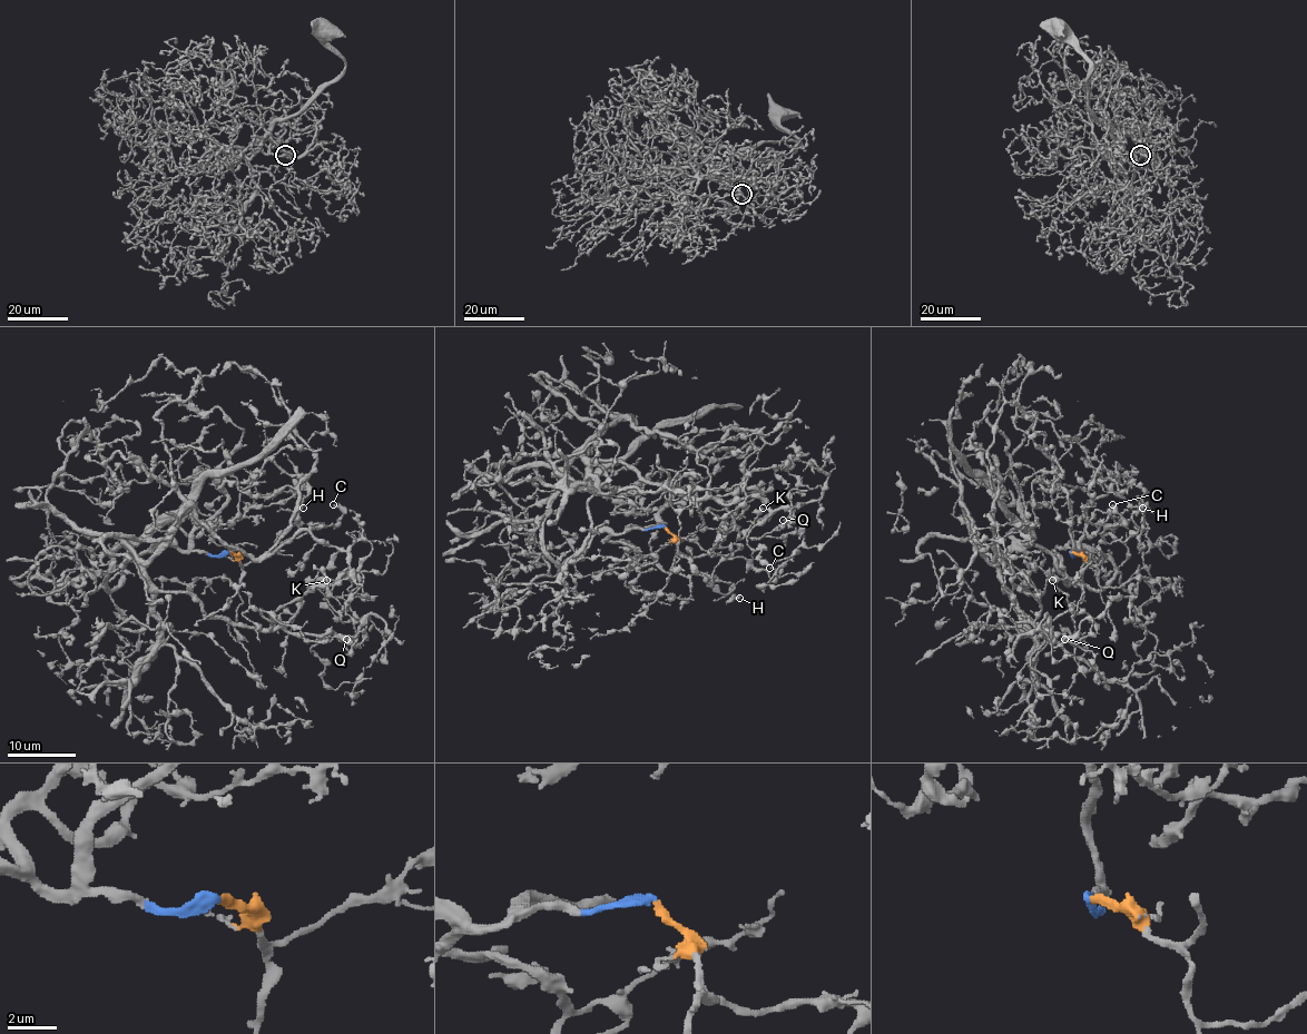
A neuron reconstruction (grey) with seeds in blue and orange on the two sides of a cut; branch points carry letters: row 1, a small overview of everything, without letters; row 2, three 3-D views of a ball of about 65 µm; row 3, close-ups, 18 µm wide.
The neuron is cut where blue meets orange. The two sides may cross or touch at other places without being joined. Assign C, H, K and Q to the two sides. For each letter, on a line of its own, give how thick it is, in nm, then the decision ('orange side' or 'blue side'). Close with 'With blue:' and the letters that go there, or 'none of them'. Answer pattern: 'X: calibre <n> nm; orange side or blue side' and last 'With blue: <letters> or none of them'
C: calibre 170 nm; orange side
H: calibre 240 nm; blue side
K: calibre 380 nm; blue side
Q: calibre 90 nm; blue side
With blue: H, K, Q

